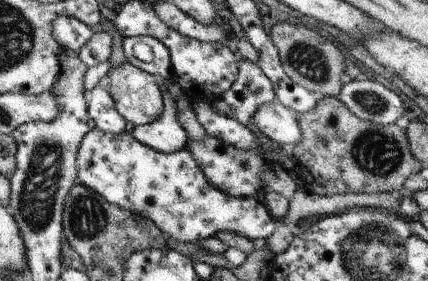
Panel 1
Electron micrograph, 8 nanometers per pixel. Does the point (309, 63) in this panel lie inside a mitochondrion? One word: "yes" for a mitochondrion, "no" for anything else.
yes

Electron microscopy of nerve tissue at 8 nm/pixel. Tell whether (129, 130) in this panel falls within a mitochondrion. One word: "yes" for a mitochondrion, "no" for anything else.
no

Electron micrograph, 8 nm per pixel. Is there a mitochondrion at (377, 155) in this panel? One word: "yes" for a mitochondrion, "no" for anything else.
yes

